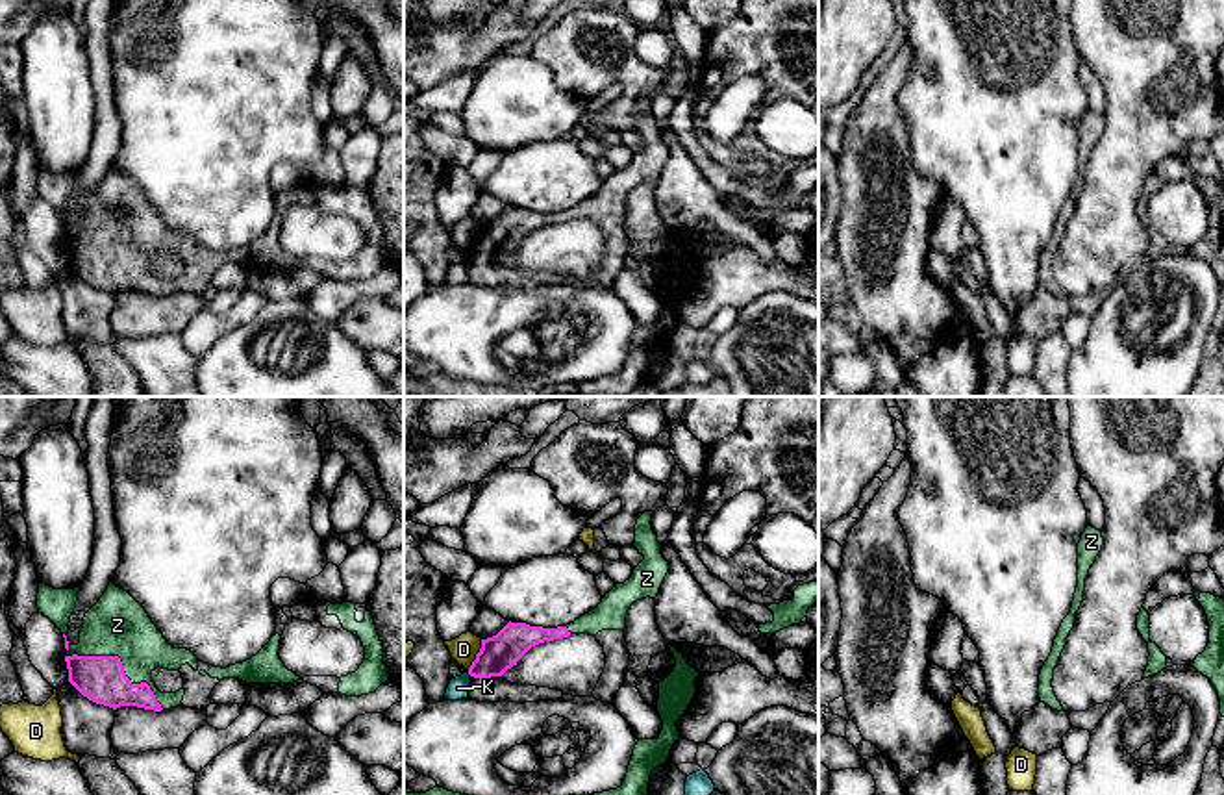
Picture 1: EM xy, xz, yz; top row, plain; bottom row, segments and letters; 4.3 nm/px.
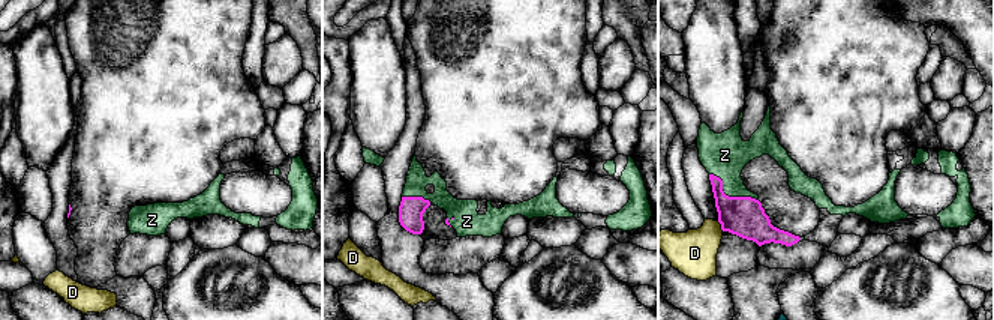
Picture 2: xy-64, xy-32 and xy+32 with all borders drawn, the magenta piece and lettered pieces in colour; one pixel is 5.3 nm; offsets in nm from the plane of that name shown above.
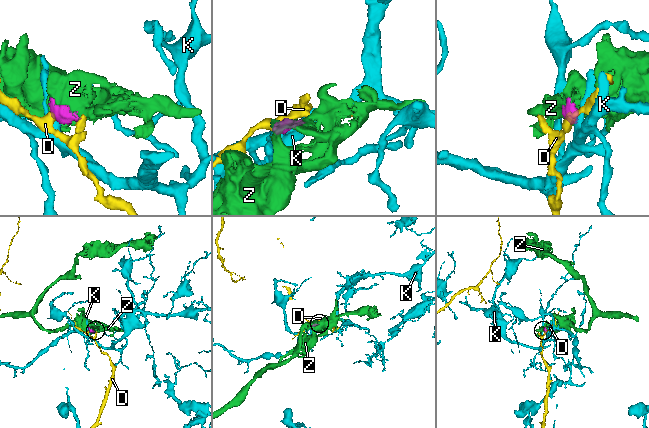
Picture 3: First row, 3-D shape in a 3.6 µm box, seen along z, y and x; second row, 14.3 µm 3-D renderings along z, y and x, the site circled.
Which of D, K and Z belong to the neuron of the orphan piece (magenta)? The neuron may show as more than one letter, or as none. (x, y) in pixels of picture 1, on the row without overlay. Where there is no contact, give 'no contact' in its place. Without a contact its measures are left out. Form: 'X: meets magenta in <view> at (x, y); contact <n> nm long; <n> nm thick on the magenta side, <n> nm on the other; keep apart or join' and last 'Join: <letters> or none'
D: meets magenta in xz at (476, 239); contact 150 nm long; 160 nm thick on the magenta side, 120 nm on the other; keep apart
K: meets magenta in xz at (469, 258); contact 30 nm long; 160 nm thick on the magenta side, 90 nm on the other; keep apart
Z: meets magenta in xy at (121, 249); contact 480 nm long; 200 nm thick on the magenta side, 280 nm on the other; join
Join: Z

